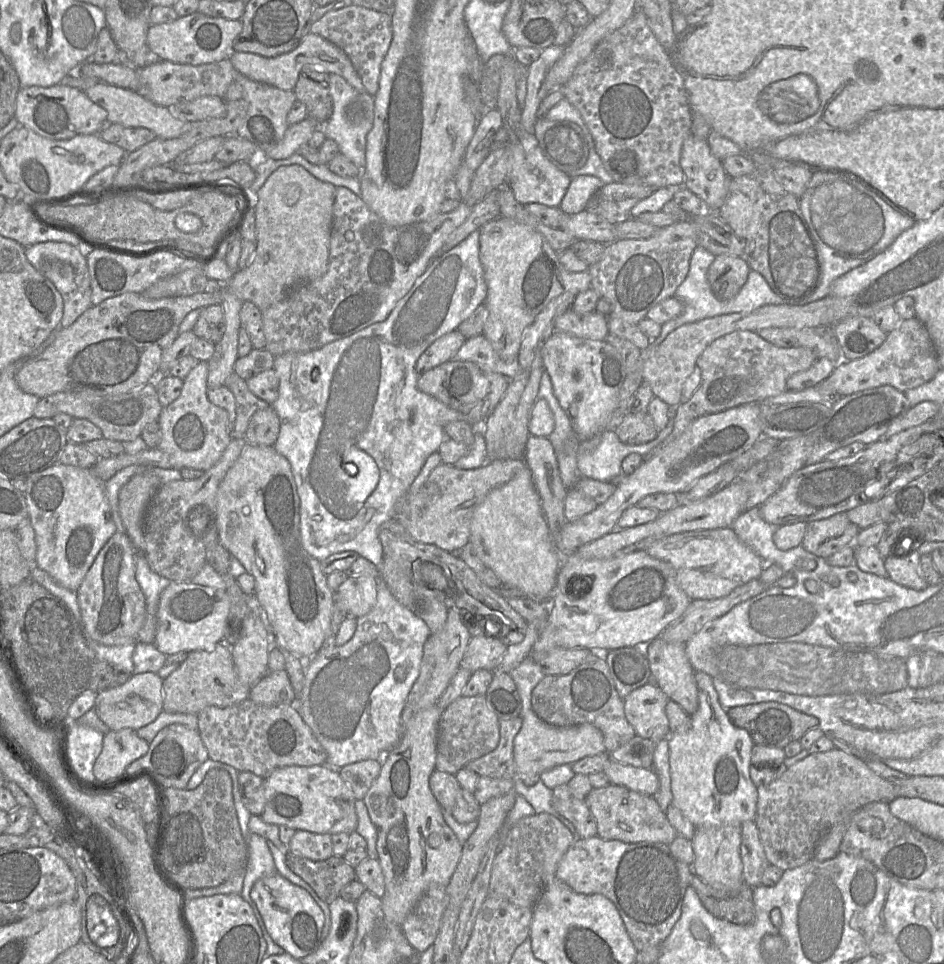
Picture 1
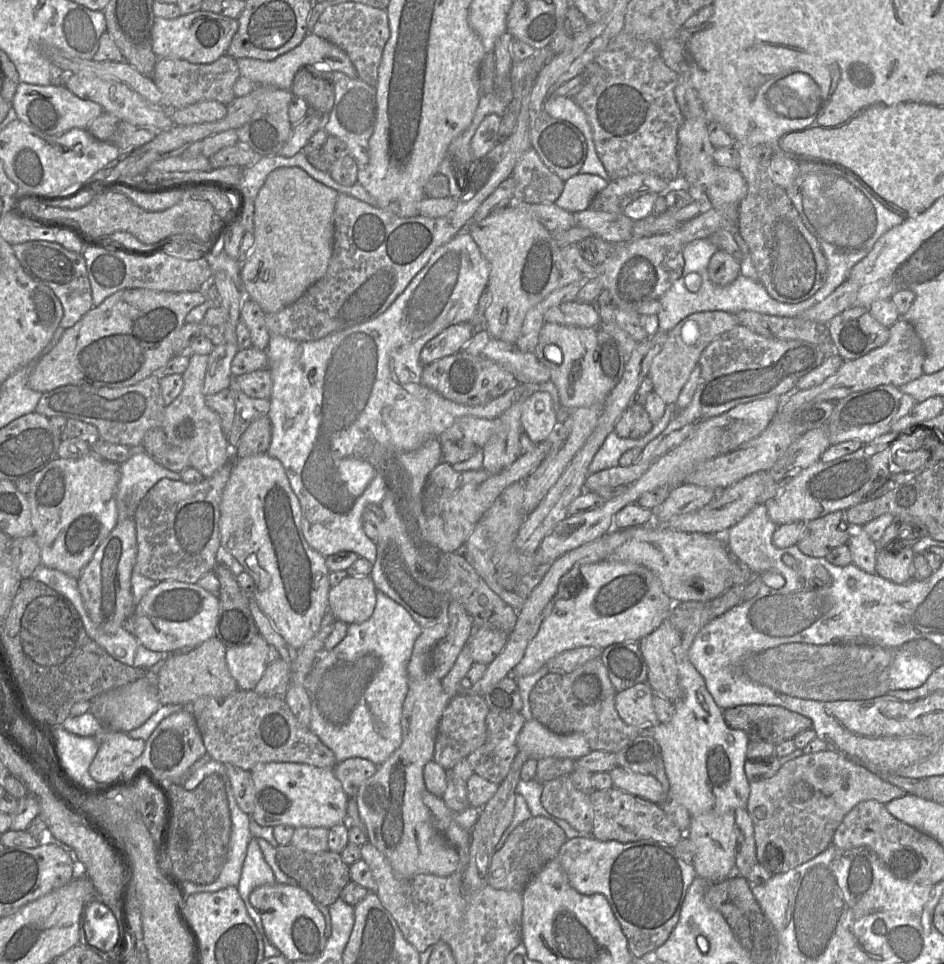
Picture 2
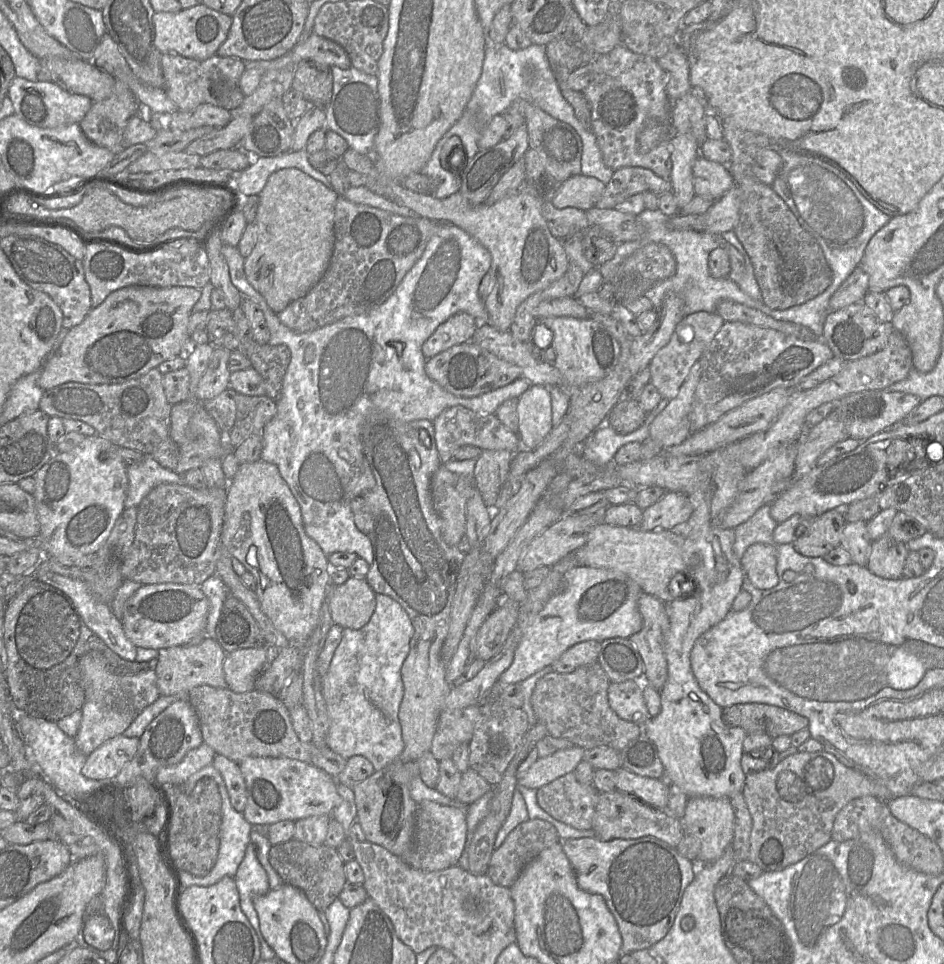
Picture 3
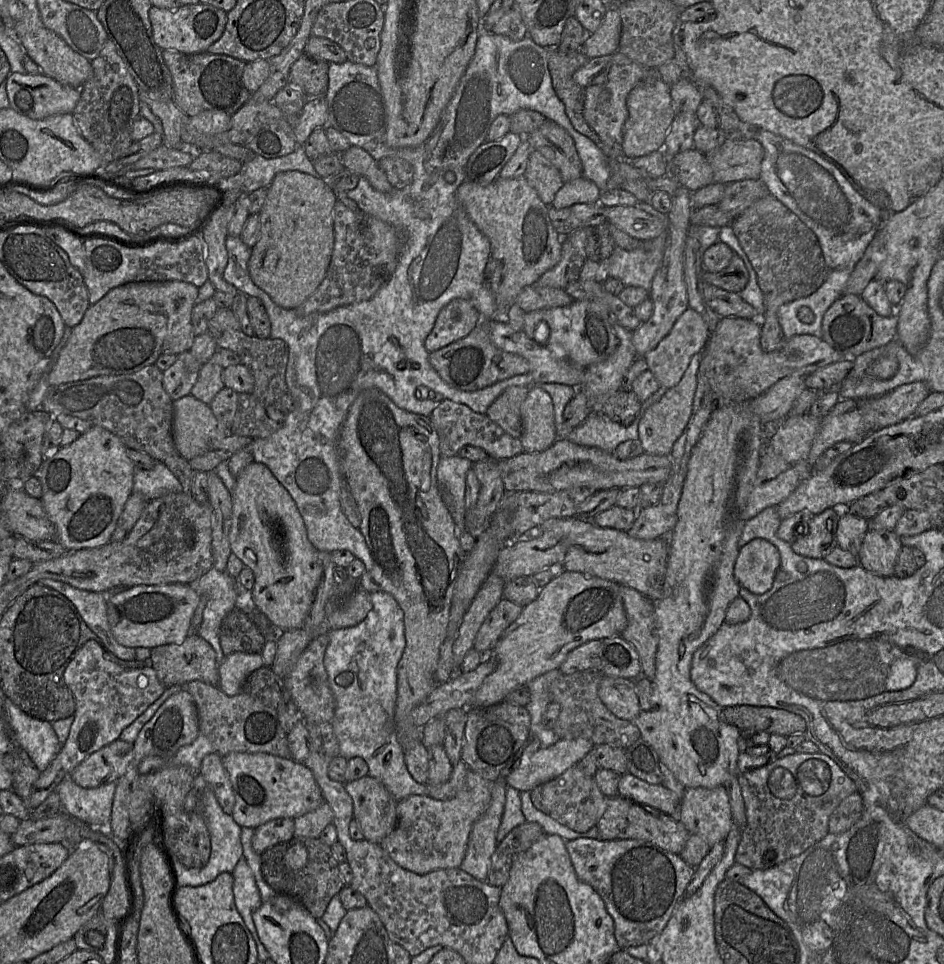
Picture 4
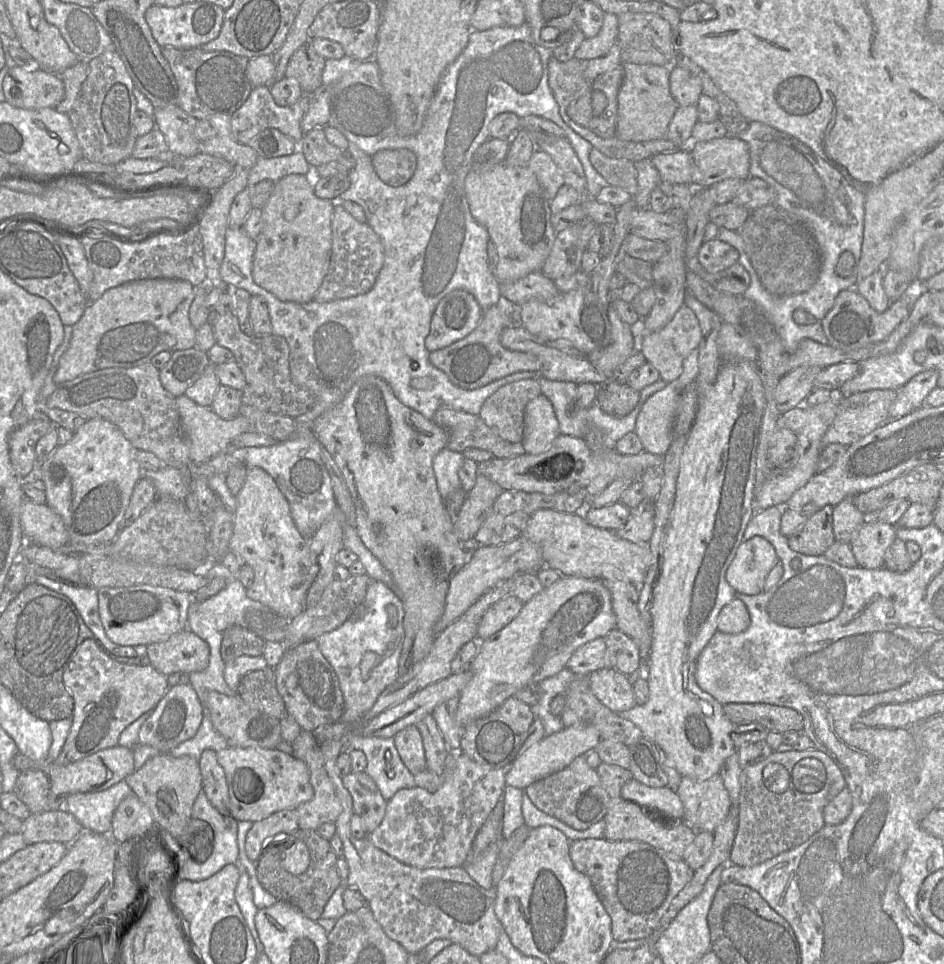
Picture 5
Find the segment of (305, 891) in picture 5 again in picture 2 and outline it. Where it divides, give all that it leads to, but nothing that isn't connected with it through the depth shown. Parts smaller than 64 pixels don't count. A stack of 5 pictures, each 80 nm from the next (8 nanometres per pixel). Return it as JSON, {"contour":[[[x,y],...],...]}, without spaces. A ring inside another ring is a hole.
{"contour":[[[292,843],[279,845],[276,847],[276,862],[287,876],[297,882],[298,886],[326,907],[339,898],[342,889],[351,881],[349,865],[343,861],[339,853],[330,850],[311,853],[299,850]]]}

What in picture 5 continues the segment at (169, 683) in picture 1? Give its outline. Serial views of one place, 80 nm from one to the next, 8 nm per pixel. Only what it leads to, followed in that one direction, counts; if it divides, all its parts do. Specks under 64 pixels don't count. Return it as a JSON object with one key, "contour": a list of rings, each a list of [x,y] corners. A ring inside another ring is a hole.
{"contour":[[[187,629],[165,641],[147,645],[146,651],[150,665],[165,676],[203,671],[209,663],[208,645]]]}

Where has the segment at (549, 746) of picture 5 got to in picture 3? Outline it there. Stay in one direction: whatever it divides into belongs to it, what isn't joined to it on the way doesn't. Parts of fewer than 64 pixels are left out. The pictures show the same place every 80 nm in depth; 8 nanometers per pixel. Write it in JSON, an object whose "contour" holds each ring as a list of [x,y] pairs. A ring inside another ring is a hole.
{"contour":[[[574,745],[554,751],[546,757],[539,757],[526,771],[519,774],[518,784],[538,789],[558,777],[574,771],[582,760],[585,749]]]}

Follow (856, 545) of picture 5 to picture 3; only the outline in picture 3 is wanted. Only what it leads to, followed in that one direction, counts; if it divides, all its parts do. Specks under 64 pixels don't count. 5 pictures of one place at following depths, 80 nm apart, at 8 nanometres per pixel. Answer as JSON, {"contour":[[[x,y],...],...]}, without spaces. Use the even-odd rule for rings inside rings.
{"contour":[[[886,534],[872,541],[866,567],[874,575],[885,579],[901,578],[909,551],[906,543]]]}

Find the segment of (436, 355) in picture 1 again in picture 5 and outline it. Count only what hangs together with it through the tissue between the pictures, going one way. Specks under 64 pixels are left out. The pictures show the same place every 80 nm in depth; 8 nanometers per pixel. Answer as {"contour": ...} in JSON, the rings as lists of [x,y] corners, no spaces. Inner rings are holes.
{"contour":[[[453,290],[437,304],[431,318],[425,347],[431,352],[467,336],[478,324],[483,309],[465,290]]]}

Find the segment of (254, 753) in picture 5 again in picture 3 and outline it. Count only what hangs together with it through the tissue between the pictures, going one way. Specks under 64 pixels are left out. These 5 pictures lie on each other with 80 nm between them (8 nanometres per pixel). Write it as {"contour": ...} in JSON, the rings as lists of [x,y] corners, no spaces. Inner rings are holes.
{"contour":[[[247,757],[239,763],[245,780],[247,803],[244,818],[251,825],[271,825],[282,820],[297,821],[318,815],[331,815],[339,805],[336,777],[291,758]]]}

